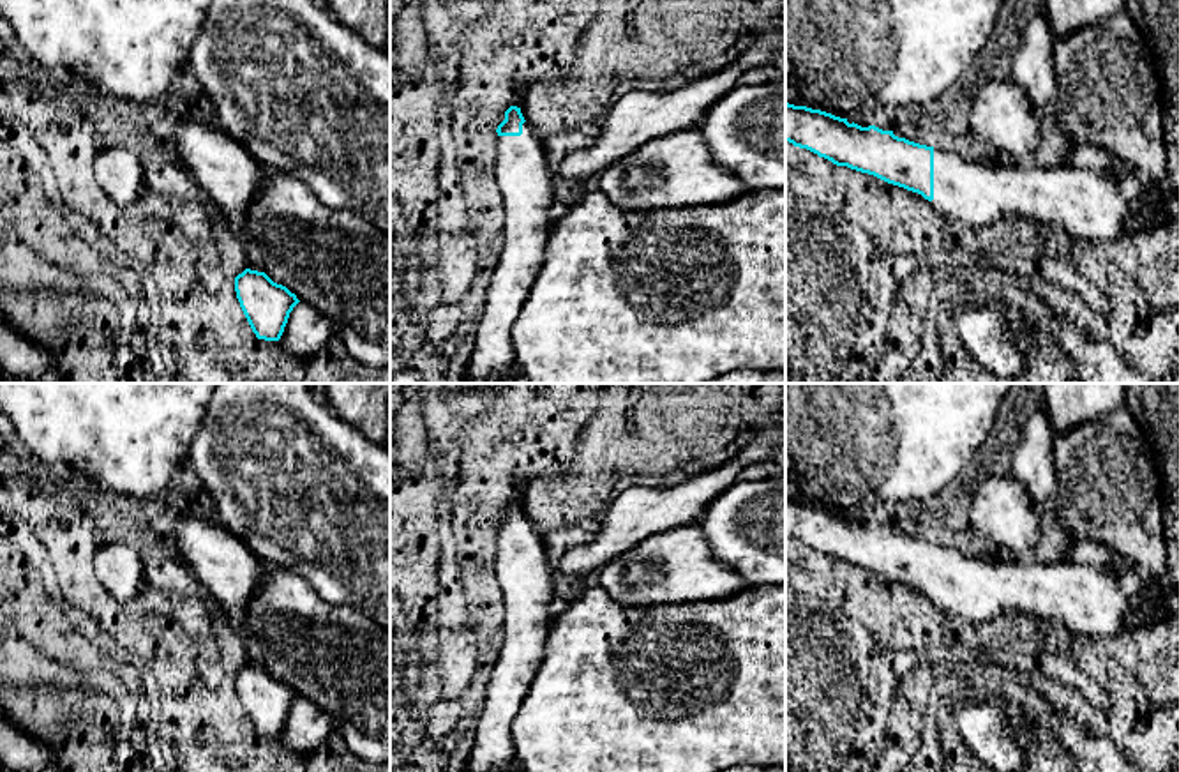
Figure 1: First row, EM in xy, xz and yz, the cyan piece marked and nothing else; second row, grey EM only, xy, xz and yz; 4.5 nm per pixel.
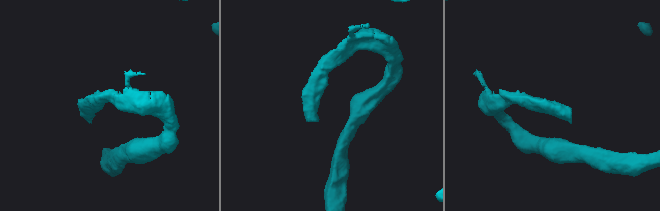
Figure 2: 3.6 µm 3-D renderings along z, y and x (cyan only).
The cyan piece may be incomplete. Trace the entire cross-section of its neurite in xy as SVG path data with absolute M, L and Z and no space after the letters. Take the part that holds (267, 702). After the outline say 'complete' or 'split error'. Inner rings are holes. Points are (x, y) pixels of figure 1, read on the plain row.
M245 664L235 673L240 703L258 735L279 737L289 708L300 698L286 682L265 668Z; complete

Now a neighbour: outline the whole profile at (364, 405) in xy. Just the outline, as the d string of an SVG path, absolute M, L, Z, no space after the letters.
M327 383L327 405L369 440L385 445L390 433L390 383Z

